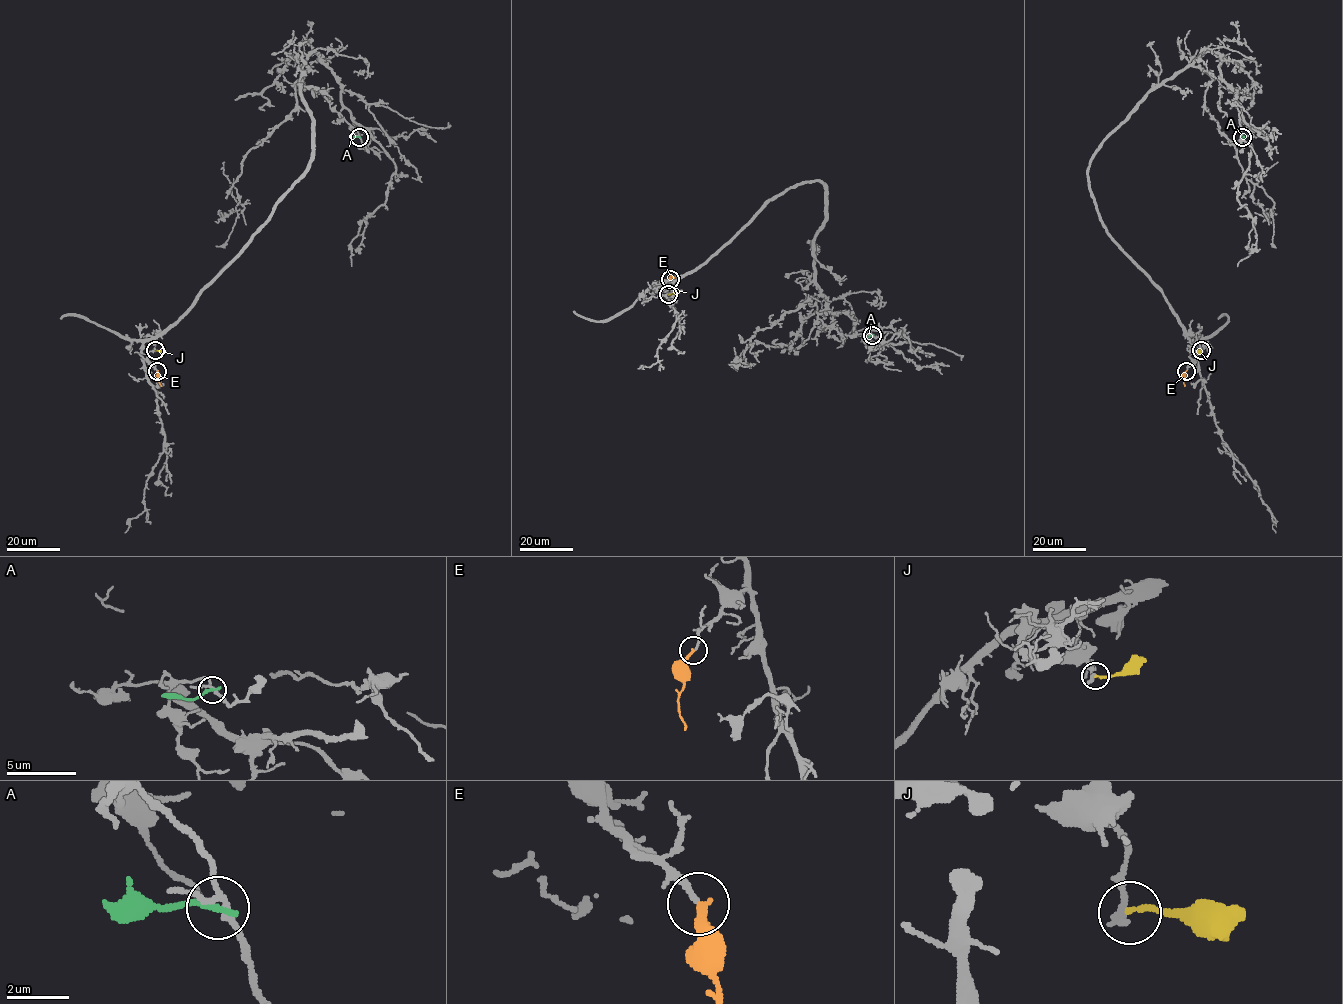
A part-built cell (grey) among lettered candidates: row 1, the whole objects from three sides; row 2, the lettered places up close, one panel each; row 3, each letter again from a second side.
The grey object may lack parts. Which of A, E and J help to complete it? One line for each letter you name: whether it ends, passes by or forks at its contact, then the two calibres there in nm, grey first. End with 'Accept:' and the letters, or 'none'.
E: It ends there. Thickness 160 nm (grey) against 280 nm
Accept: E

